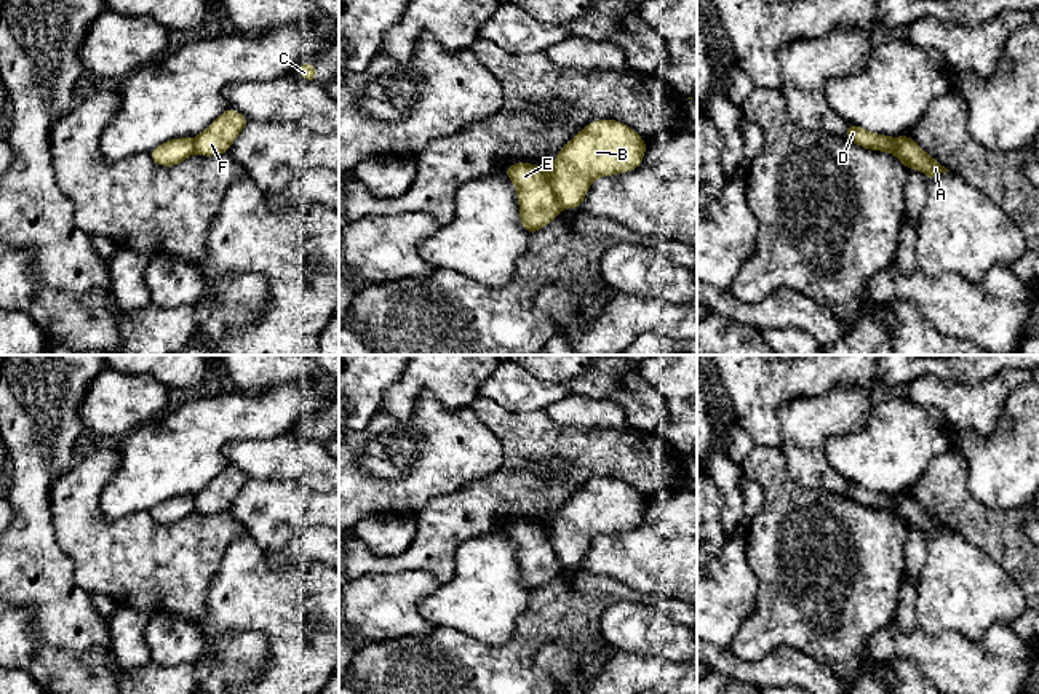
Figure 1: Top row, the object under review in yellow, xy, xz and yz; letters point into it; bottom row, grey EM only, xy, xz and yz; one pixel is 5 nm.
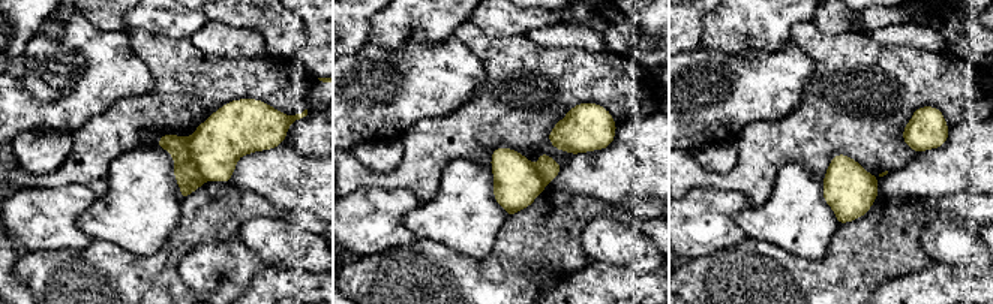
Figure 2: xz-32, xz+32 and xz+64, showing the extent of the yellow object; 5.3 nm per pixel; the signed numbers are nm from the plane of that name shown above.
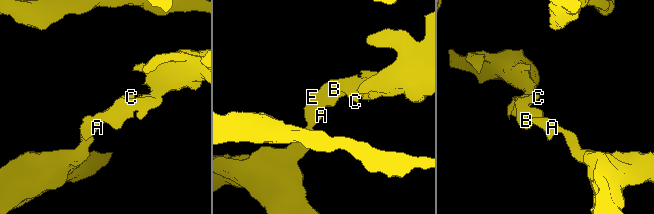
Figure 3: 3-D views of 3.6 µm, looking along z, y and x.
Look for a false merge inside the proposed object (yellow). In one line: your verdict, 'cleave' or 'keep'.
cleave

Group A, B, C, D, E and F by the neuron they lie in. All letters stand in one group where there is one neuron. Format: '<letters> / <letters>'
A E / B C D F

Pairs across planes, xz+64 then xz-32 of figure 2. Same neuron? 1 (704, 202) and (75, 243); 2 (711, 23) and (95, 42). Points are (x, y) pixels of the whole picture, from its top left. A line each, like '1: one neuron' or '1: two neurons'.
1: one neuron
2: two neurons

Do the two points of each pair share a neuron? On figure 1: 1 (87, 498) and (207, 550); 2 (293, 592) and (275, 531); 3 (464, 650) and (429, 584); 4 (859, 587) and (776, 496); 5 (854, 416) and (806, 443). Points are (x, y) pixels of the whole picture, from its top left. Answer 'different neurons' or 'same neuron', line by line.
1: same neuron
2: different neurons
3: different neurons
4: same neuron
5: same neuron

